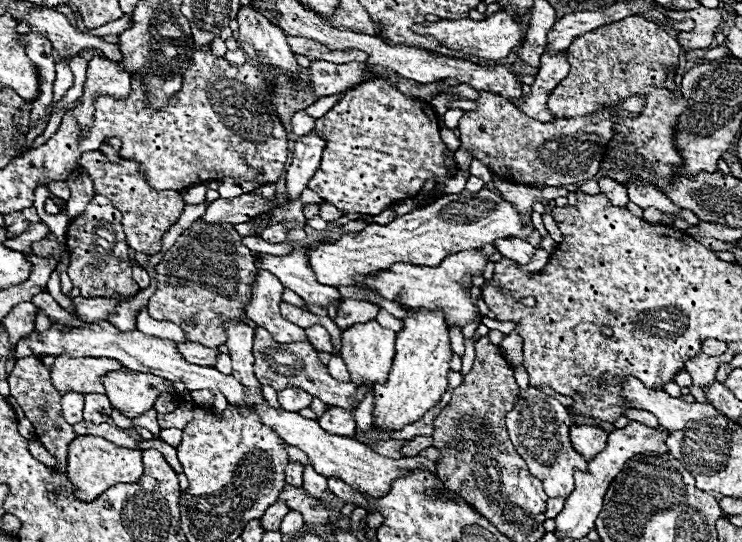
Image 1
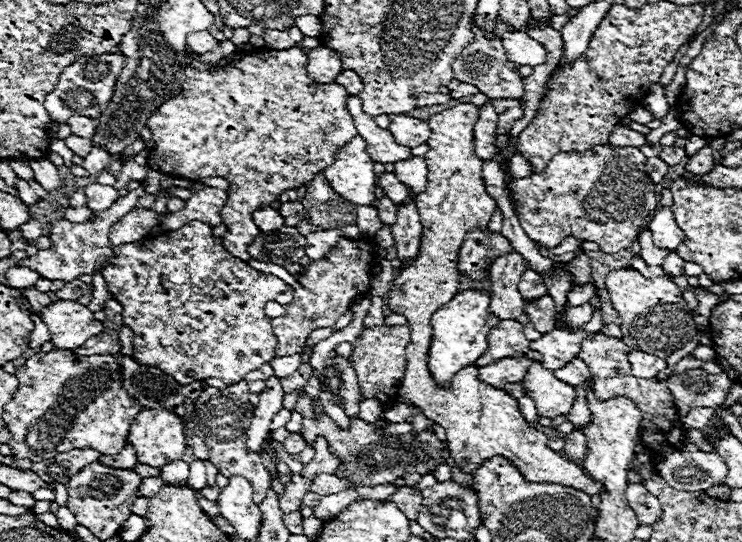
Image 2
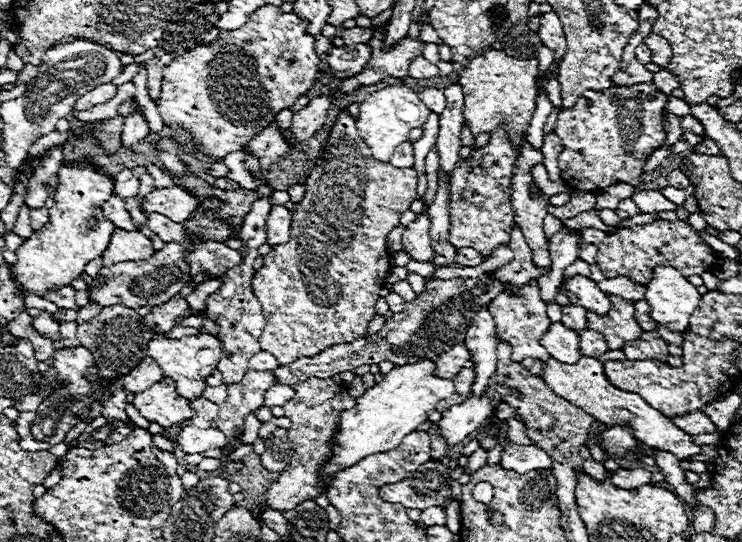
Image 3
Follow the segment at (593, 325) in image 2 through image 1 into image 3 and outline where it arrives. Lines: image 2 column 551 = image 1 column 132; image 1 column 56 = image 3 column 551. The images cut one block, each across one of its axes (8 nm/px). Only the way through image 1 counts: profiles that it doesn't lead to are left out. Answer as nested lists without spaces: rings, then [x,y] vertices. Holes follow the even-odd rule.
[[[560,322],[552,324],[550,330],[546,332],[546,338],[540,340],[540,344],[548,350],[548,354],[552,358],[556,358],[558,362],[564,364],[574,364],[580,358],[578,352],[578,332],[562,326]]]

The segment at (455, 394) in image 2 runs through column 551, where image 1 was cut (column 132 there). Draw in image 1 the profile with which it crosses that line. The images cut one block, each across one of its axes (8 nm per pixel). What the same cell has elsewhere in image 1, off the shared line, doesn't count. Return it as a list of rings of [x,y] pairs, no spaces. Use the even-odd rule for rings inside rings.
[[[76,436],[70,446],[68,446],[68,468],[66,468],[68,478],[74,482],[78,488],[78,498],[84,502],[96,500],[98,494],[106,492],[110,486],[120,484],[120,482],[136,482],[144,474],[142,466],[142,450],[140,448],[122,448],[116,446],[100,436]]]

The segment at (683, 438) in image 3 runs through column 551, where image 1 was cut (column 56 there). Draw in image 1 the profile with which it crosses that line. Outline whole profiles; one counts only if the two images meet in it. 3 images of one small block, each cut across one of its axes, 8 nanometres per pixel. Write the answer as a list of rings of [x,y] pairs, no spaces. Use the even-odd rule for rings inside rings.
[[[58,356],[52,366],[52,382],[60,394],[76,390],[82,394],[104,394],[102,376],[120,370],[122,364],[110,358],[66,358]]]

